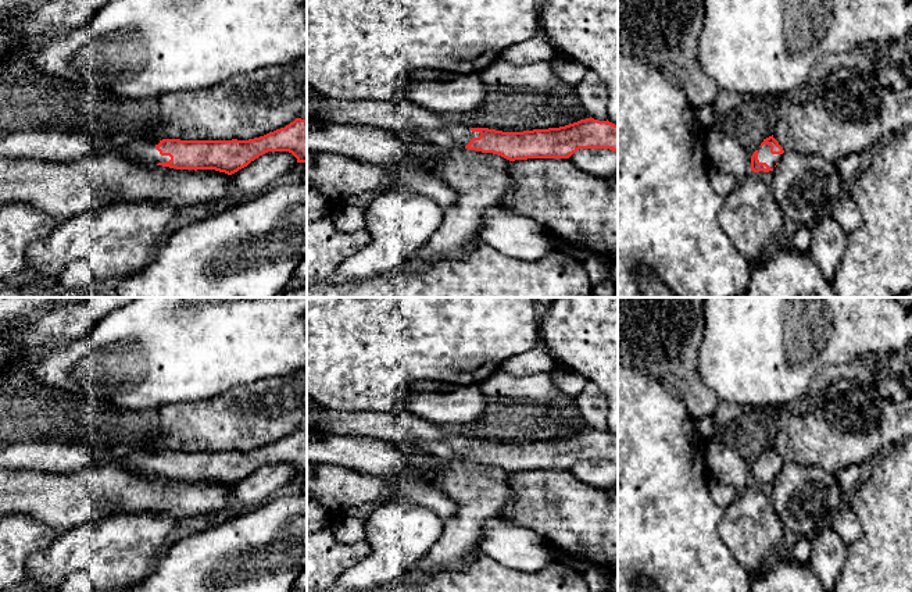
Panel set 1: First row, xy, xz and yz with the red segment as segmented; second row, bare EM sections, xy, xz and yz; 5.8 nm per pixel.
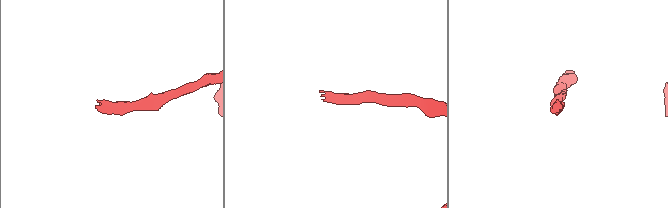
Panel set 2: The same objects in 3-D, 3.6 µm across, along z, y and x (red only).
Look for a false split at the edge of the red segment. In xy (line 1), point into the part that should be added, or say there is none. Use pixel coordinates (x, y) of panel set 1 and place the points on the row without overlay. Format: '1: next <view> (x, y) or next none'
1: next xy (142, 462)

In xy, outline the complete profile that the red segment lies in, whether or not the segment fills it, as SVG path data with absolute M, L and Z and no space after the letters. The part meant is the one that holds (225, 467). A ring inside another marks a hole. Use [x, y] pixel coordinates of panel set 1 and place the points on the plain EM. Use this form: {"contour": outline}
{"contour": "M296 429L285 439L248 452L180 452L136 450L121 463L126 470L146 477L162 477L176 481L215 481L232 486L268 463L289 463L297 474L307 475L307 431Z"}

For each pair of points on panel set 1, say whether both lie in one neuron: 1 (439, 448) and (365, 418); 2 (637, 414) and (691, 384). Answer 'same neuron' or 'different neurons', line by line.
1: same neuron
2: different neurons

